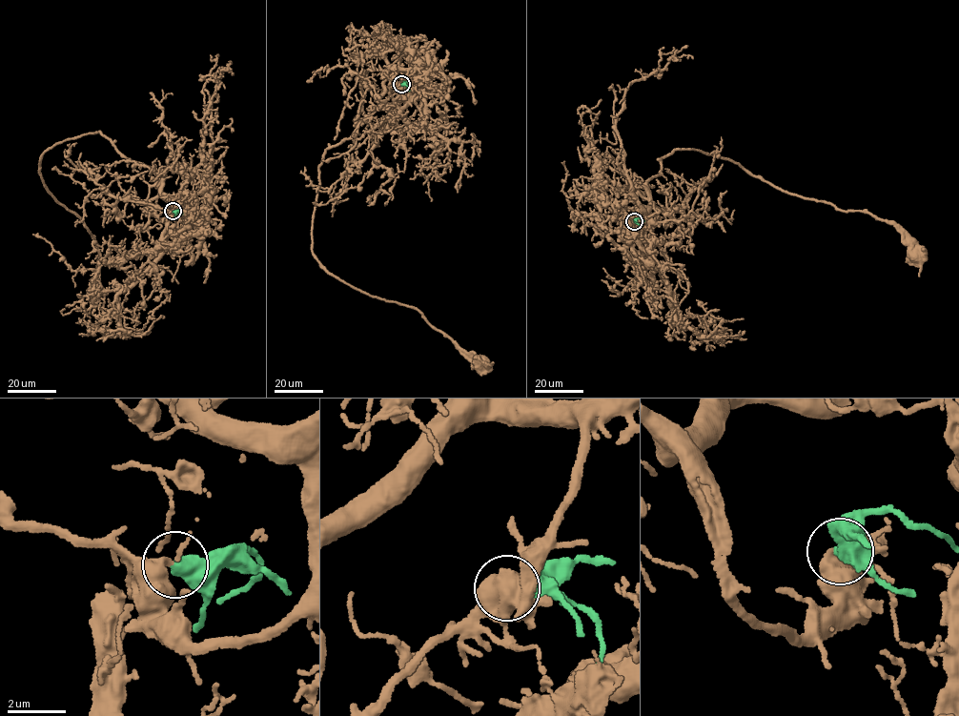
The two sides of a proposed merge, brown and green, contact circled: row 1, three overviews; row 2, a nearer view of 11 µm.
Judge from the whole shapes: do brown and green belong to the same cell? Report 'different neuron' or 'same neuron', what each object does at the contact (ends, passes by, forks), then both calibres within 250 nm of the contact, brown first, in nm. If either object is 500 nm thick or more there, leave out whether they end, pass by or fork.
same neuron | 550/600 nm

